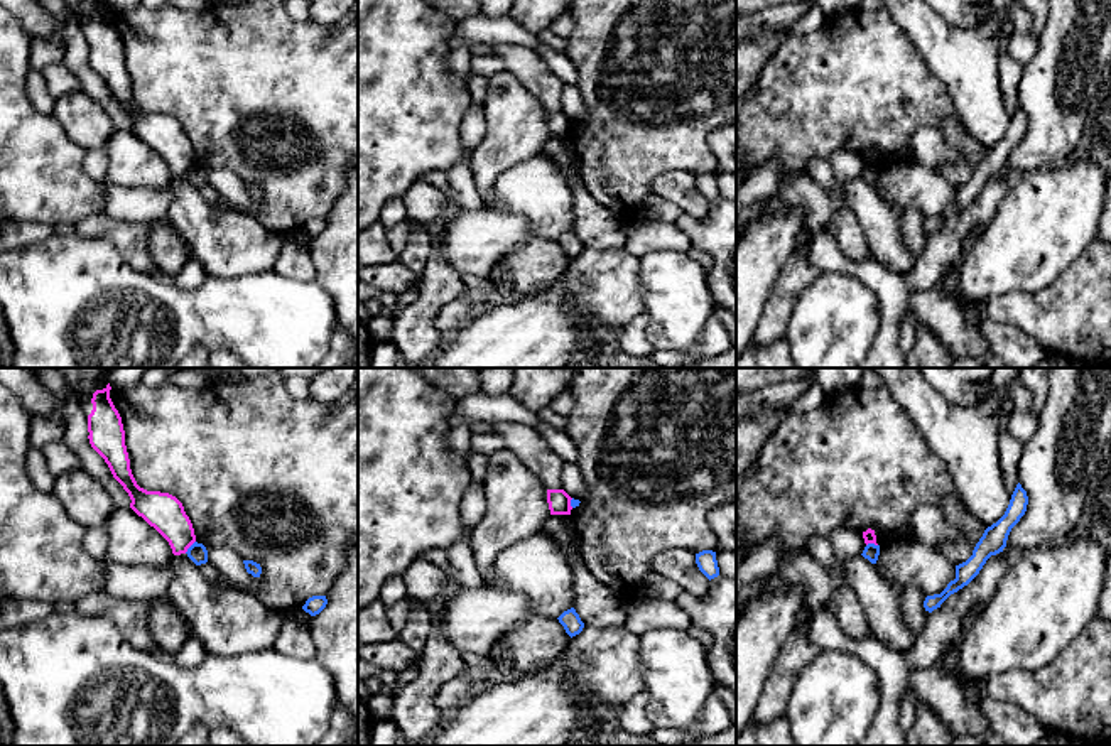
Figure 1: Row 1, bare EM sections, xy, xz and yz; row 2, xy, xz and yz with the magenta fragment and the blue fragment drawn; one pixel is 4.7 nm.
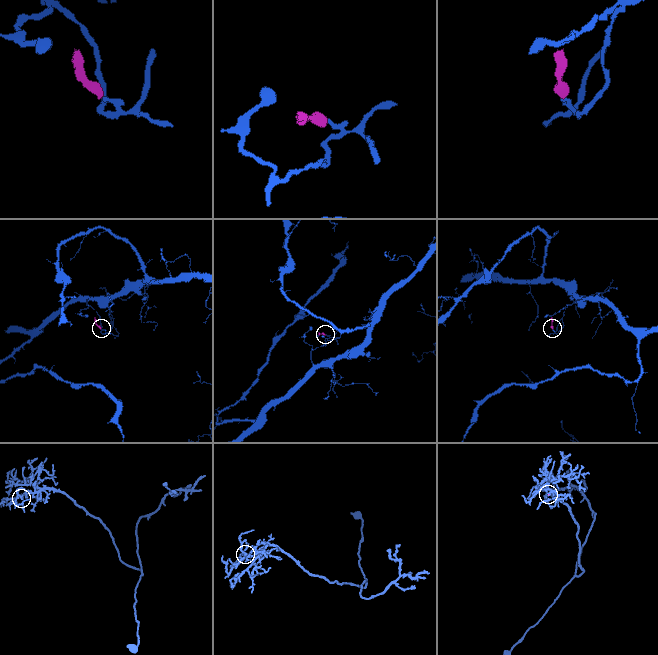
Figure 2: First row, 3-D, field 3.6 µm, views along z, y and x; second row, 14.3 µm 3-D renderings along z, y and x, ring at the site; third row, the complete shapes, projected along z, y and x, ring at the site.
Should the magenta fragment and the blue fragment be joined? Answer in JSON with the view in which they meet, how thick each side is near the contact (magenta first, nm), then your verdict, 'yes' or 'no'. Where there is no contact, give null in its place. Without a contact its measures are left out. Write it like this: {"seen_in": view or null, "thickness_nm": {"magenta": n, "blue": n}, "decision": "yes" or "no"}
{"seen_in": "xy", "thickness_nm": {"magenta": 180, "blue": 90}, "decision": "no"}

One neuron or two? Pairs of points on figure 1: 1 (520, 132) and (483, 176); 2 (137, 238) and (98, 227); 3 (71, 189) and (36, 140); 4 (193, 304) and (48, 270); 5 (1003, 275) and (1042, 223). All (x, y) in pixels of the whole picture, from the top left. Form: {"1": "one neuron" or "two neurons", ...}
{"1": "one neuron", "2": "one neuron", "3": "one neuron", "4": "one neuron", "5": "one neuron"}

